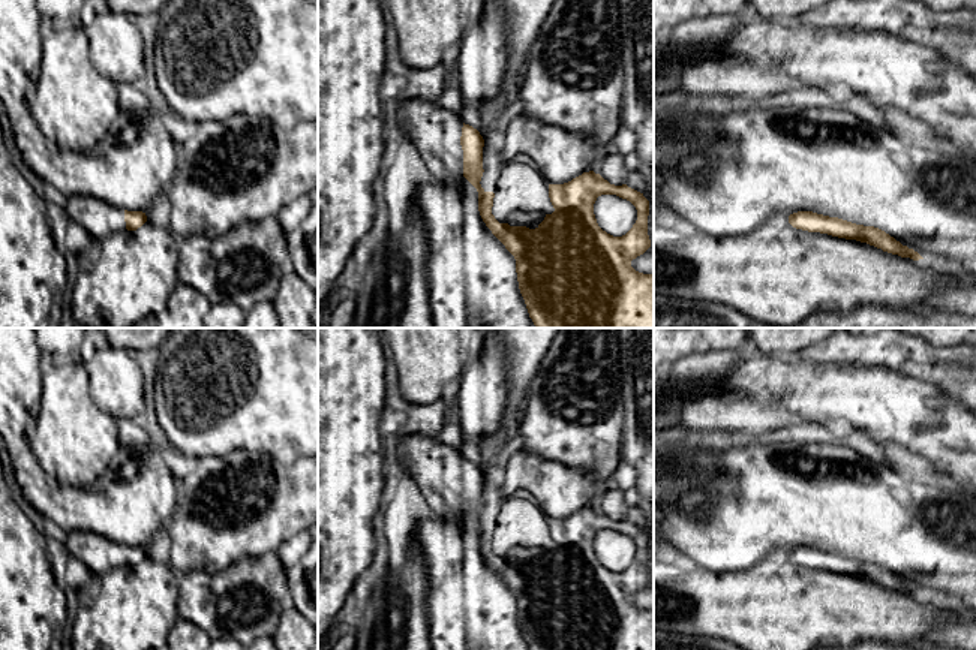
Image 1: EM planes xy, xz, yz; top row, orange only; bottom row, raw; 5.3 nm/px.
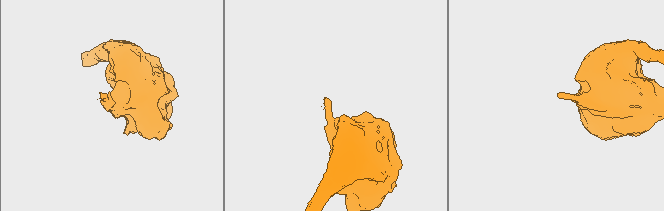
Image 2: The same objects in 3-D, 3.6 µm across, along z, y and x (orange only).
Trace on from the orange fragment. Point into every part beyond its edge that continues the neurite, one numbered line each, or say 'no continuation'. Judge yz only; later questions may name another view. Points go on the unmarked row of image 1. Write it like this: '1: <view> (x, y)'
no continuation

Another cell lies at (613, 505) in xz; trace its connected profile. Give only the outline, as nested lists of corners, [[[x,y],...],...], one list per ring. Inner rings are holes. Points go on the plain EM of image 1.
[[[616,487],[609,488],[601,499],[600,511],[610,520],[622,521],[627,517],[628,506],[624,500],[624,493]]]

